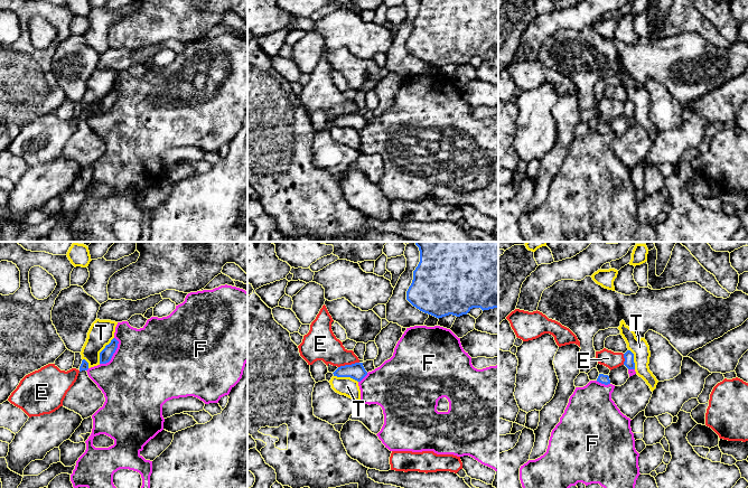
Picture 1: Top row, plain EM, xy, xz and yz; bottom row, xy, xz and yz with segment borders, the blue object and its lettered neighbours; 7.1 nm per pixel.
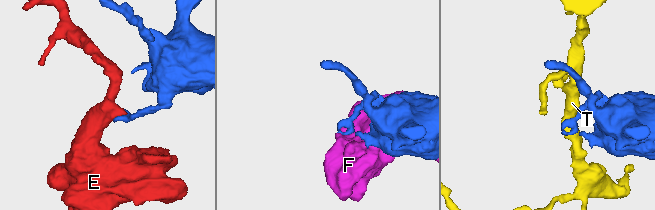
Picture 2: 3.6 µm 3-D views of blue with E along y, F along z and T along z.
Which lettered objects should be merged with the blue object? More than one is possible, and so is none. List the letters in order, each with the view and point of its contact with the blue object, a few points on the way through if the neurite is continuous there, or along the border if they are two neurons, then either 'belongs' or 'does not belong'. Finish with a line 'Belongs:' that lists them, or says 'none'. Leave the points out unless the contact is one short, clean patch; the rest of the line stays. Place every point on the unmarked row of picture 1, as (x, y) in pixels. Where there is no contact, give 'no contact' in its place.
E: xz (348, 114) | along xz (358, 111), (338, 116) | does not belong
F: xy (113, 102) | does not belong
T: xy (102, 100) | along xy (113, 86), (100, 102), (99, 112) | does not belong
Belongs: none

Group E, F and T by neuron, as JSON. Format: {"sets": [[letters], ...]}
{"sets": [["E"], ["F"], ["T"]]}

